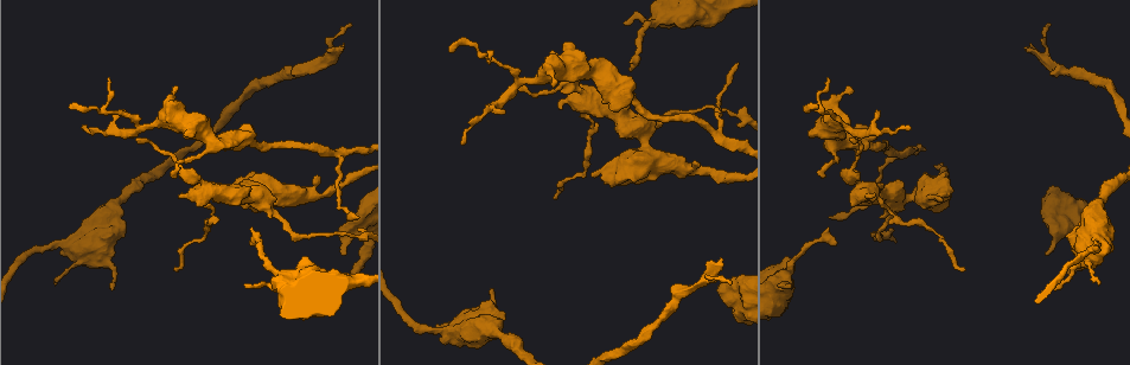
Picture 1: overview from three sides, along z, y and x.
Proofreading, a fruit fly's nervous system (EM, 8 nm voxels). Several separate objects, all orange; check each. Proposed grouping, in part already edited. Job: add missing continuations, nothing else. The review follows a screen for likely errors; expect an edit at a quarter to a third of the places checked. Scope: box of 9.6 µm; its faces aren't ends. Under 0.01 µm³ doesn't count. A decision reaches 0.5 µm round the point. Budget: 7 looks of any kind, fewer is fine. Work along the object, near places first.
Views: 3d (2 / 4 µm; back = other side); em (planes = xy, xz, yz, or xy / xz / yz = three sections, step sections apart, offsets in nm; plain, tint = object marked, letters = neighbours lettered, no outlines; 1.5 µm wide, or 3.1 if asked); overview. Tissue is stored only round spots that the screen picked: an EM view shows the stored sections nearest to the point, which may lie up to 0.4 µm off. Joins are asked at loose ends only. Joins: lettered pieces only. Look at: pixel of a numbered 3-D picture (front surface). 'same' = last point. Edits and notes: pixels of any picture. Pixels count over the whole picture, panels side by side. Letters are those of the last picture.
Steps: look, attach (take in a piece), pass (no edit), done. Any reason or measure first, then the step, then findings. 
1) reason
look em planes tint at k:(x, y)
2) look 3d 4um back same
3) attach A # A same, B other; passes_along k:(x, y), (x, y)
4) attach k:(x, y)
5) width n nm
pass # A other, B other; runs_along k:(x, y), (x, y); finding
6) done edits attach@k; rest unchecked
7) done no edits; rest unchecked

look em xz step 4 tint at 1:(699, 162)

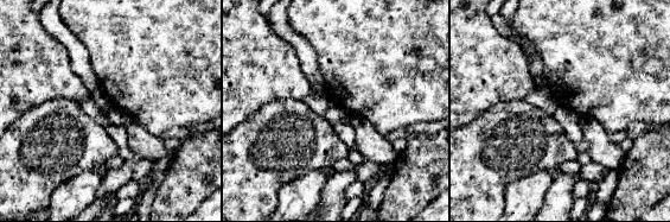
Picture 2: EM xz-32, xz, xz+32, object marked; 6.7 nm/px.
look em planes letters same

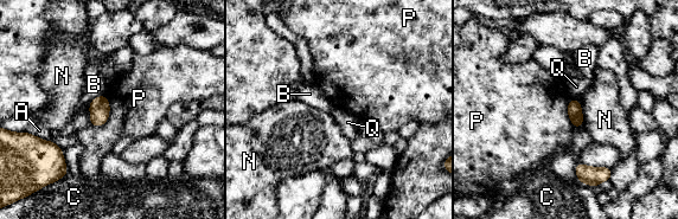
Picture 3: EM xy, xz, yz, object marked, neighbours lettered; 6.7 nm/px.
pass # A other, B other, C other, N other, P other, Q other; border 3:(104, 94), (109, 116), (94, 127); none of them fits

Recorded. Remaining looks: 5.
branch stops here
look 3d 4um at 1:(605, 184)

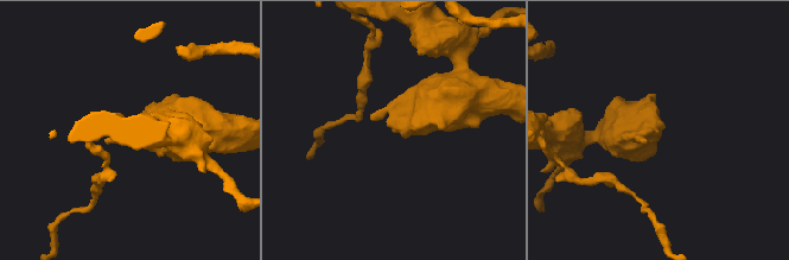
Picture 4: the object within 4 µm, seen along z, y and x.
need the tissue
look em xz step 8 tint at 4:(394, 130)

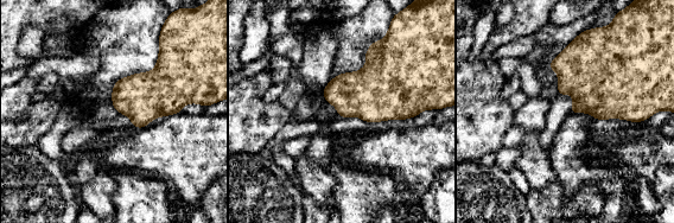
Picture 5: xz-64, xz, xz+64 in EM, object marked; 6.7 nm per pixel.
look em xz step 8 letters same

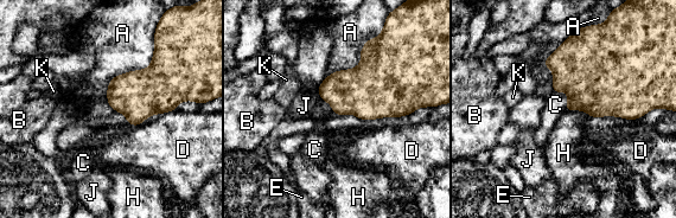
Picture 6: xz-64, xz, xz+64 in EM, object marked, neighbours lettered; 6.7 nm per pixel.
pass # A other, B other, C other, D other, E other, H other, J other, K other; border 6:(553, 91), (567, 93), (565, 110); no lettered piece goes on from it

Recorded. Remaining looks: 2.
branch stops here
look em planes tint at 1:(342, 52)

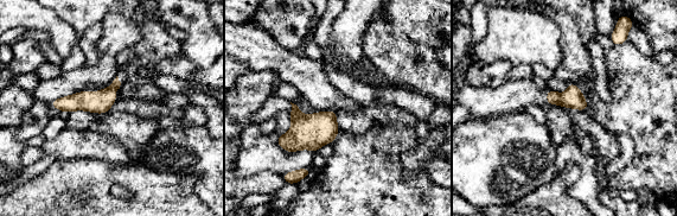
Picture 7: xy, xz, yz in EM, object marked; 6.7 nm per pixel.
what lies round it
look em planes letters same

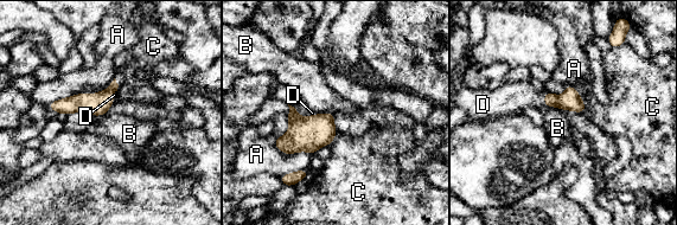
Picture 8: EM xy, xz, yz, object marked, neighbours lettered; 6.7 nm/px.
attach D # A other, B other, C other, D same; passes_along 8:(572, 101), (544, 98), (509, 98); the cell continues

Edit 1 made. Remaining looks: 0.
done edits attach@8; rest unchecked

